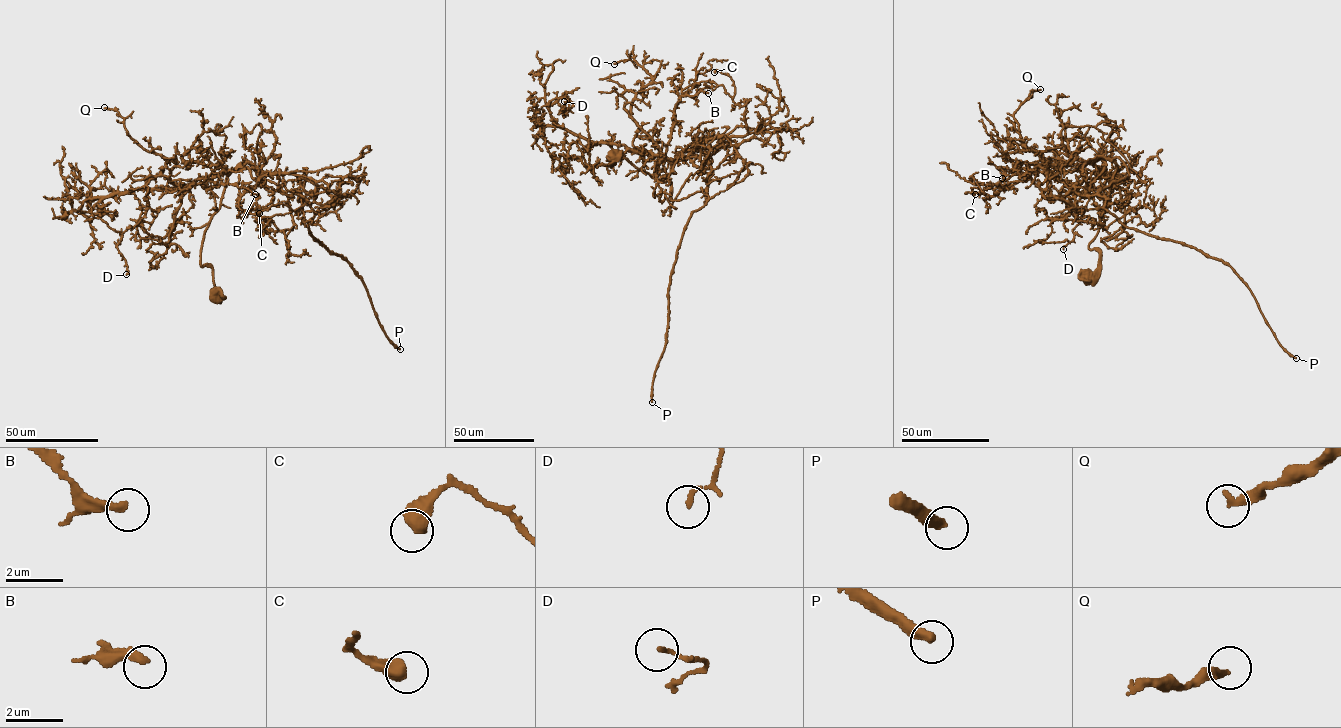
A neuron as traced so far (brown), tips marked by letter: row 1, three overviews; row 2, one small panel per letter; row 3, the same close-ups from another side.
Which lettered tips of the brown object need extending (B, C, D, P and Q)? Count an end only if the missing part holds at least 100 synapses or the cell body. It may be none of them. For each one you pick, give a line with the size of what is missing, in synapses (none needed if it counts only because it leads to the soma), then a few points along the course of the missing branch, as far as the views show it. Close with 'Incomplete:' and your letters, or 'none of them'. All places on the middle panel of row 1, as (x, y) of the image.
P: 200 syn
Incomplete: P

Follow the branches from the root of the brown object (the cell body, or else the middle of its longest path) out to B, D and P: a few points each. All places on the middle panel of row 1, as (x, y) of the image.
B: (613, 158), (615, 163), (613, 149), (617, 158), (664, 179), (670, 171), (666, 150), (678, 99), (708, 93)
D: (613, 158), (670, 174), (662, 156), (564, 129), (549, 109), (564, 101)
P: (613, 158), (613, 149), (667, 178), (671, 200), (706, 191), (676, 252), (652, 402)

